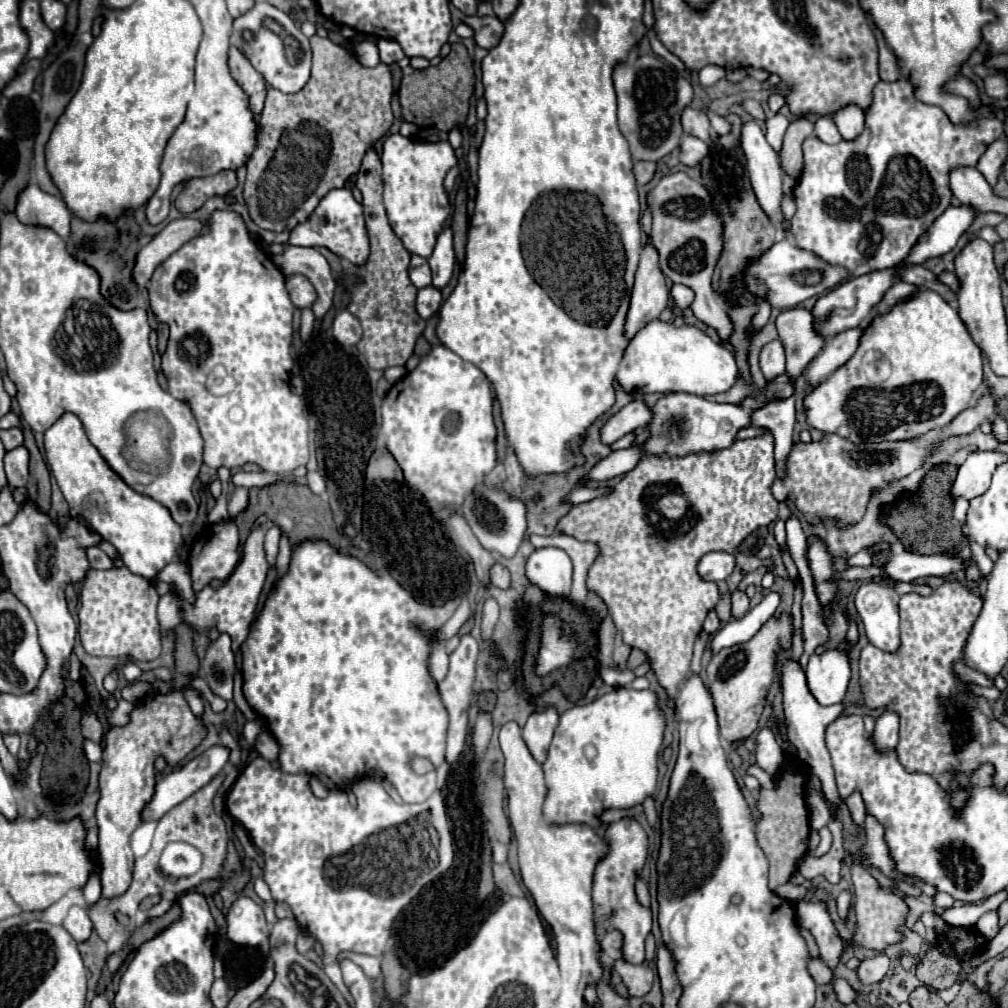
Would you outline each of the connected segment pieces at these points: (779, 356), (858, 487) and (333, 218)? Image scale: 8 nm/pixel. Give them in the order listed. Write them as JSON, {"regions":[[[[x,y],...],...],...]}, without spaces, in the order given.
{"regions":[[[[779,340],[769,342],[763,352],[761,352],[761,370],[767,382],[773,382],[777,376],[785,374],[785,354],[783,354],[783,344]]],[[[977,394],[967,410],[963,410],[945,430],[931,430],[929,434],[915,438],[913,442],[879,442],[879,444],[859,444],[853,446],[845,438],[827,434],[821,442],[797,442],[787,458],[787,476],[775,480],[773,496],[783,502],[793,498],[795,506],[807,516],[815,518],[837,518],[843,524],[859,522],[865,514],[867,502],[873,490],[885,486],[891,480],[899,480],[911,474],[915,468],[923,466],[933,440],[943,440],[951,434],[969,434],[979,428],[985,420],[995,414],[995,398],[991,394]]],[[[337,188],[331,190],[313,210],[313,214],[303,222],[297,224],[291,230],[289,244],[293,246],[305,246],[305,248],[327,248],[339,258],[349,260],[355,266],[363,266],[369,258],[369,236],[365,228],[365,216],[363,216],[363,206],[353,198],[351,190],[347,188]]]]}

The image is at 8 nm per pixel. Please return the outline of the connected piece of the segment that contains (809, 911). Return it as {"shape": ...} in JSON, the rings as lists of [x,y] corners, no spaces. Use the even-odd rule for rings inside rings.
{"shape":[[[825,902],[799,904],[797,906],[797,922],[799,922],[799,926],[807,928],[815,936],[819,950],[821,950],[821,960],[829,968],[835,968],[841,962],[843,944],[841,944],[841,938],[837,936],[837,930],[829,918]]]}

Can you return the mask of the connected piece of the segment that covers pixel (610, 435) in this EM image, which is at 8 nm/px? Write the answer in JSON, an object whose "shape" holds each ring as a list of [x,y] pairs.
{"shape":[[[633,400],[625,408],[621,408],[613,418],[609,418],[609,422],[601,430],[601,440],[605,444],[613,444],[615,440],[633,432],[635,428],[647,426],[651,418],[653,418],[651,408],[643,400]]]}

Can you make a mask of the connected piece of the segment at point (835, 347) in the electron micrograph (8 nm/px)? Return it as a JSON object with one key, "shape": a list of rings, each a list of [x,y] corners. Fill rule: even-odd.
{"shape":[[[861,328],[857,330],[845,330],[845,334],[837,334],[829,342],[829,346],[823,350],[821,356],[815,358],[813,366],[807,370],[805,378],[811,386],[817,386],[817,382],[823,382],[837,366],[843,366],[857,350],[857,342],[861,336]]]}

